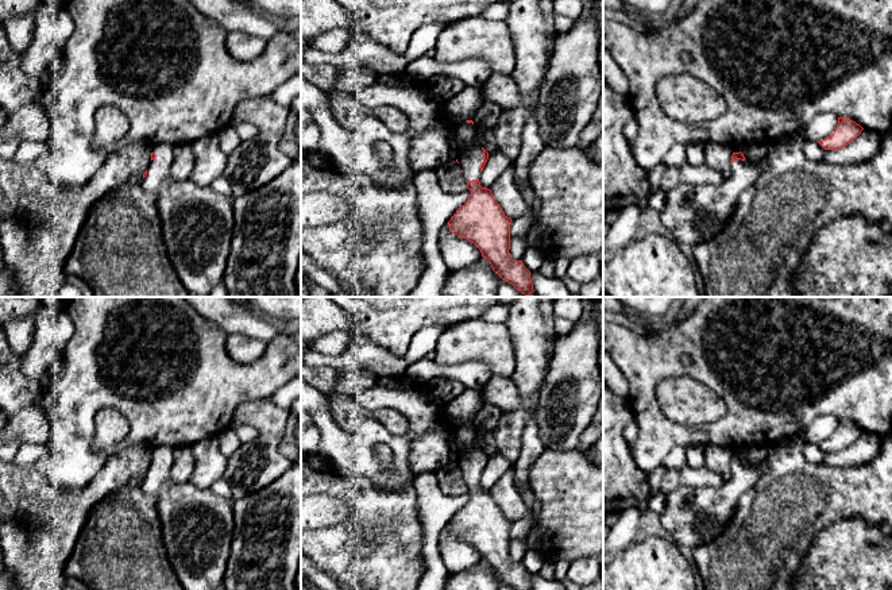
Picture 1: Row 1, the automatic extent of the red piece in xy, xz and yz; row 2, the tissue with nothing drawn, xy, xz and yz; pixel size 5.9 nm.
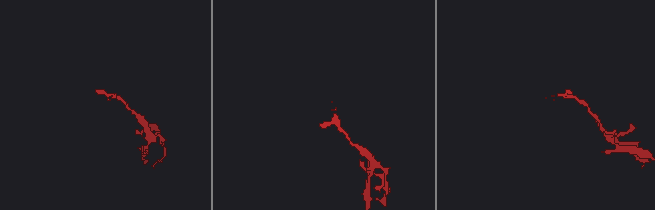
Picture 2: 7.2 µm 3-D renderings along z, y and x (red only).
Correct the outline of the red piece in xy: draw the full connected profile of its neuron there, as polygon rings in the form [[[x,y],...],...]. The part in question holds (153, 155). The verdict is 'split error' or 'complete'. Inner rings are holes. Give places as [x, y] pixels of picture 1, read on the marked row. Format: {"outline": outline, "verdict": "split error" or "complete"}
{"outline": [[[173,146],[152,147],[142,189],[152,193],[163,243],[178,279],[190,296],[205,294],[223,281],[233,230],[233,198],[170,176]]], "verdict": "split error"}

